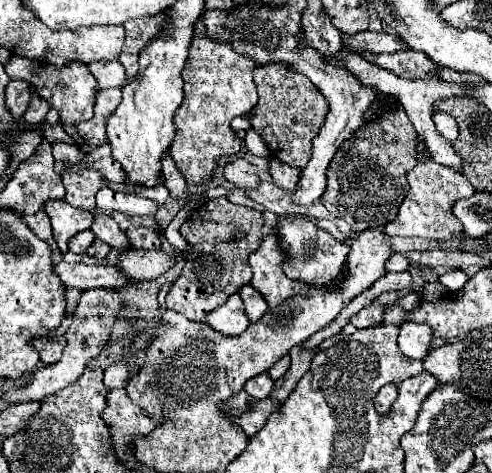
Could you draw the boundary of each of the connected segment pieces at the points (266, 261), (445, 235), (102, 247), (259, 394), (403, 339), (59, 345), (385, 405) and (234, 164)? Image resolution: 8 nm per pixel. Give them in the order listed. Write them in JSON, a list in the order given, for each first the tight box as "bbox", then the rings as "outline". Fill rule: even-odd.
[{"bbox":[250,231,306,307],"outline":[[[270,231],[270,235],[260,243],[258,251],[250,255],[250,267],[252,267],[252,285],[264,295],[268,307],[278,305],[280,301],[294,297],[298,293],[306,291],[306,283],[298,283],[282,271],[282,263],[286,261],[286,253],[282,251],[280,237]]]},{"bbox":[384,159,474,239],"outline":[[[428,159],[428,161],[418,163],[418,167],[414,167],[408,173],[408,183],[410,183],[410,191],[406,193],[400,205],[398,217],[384,227],[386,235],[422,237],[422,239],[450,239],[452,235],[464,235],[462,225],[450,211],[454,201],[474,195],[474,187],[462,173]]]},{"bbox":[86,241,110,261],"outline":[[[94,241],[92,243],[92,247],[86,251],[86,255],[90,255],[90,257],[96,257],[98,261],[104,261],[106,259],[106,255],[108,255],[108,251],[110,251],[110,247],[104,243],[104,241]]]},{"bbox":[244,373,274,399],"outline":[[[260,373],[256,377],[252,377],[250,381],[246,381],[244,385],[244,391],[254,397],[254,399],[266,399],[270,395],[270,389],[272,389],[274,381],[270,379],[268,373]]]},{"bbox":[398,321,432,359],"outline":[[[414,321],[402,323],[398,335],[398,347],[402,353],[406,353],[406,357],[412,359],[426,357],[430,343],[432,343],[432,329],[426,323],[414,323]]]},{"bbox":[30,337,64,365],"outline":[[[64,337],[60,341],[48,341],[48,339],[32,339],[30,345],[38,351],[40,355],[40,361],[44,361],[46,365],[48,363],[54,363],[58,361],[58,357],[62,355],[62,349],[64,349]]]},{"bbox":[374,385,398,413],"outline":[[[384,385],[384,387],[378,391],[378,395],[374,397],[376,411],[378,411],[378,413],[388,413],[390,407],[392,407],[392,403],[396,401],[396,397],[398,397],[396,385]]]},{"bbox":[224,159,258,187],"outline":[[[234,159],[224,167],[224,177],[236,187],[256,187],[258,175],[256,169],[246,159]]]}]

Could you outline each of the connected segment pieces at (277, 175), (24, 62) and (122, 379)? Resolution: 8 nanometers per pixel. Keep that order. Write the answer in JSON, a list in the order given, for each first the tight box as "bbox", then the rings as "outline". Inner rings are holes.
[{"bbox":[270,159,300,191],"outline":[[[272,159],[270,161],[270,175],[278,187],[282,187],[284,191],[294,191],[298,177],[300,177],[300,169],[290,167],[278,159]]]},{"bbox":[4,55,96,143],"outline":[[[12,55],[12,59],[8,61],[8,65],[4,65],[4,69],[10,79],[22,79],[34,85],[38,95],[44,97],[50,103],[50,107],[54,107],[60,113],[64,131],[76,143],[82,143],[82,135],[76,131],[76,123],[86,121],[90,117],[92,107],[94,107],[94,97],[96,97],[96,79],[88,73],[88,67],[84,63],[70,61],[70,65],[56,67],[56,65],[34,61],[34,59],[22,57],[22,55]]]},{"bbox":[104,359,130,389],"outline":[[[120,359],[116,363],[112,363],[106,371],[104,371],[104,385],[106,389],[124,389],[126,383],[130,379],[130,363],[128,359]]]}]

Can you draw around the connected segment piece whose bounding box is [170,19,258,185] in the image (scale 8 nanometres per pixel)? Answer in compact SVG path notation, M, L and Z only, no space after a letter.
M202 19L194 27L194 39L188 53L188 65L182 71L184 77L184 101L176 109L174 125L176 137L170 145L172 159L186 177L188 185L200 185L210 179L220 157L238 153L240 139L230 127L230 121L238 115L246 115L258 103L252 73L256 63L250 57L238 55L226 43L216 43L206 37Z

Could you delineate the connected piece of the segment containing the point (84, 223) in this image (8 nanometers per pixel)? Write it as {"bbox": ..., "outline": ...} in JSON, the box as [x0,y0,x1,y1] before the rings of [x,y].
{"bbox":[44,199,94,253],"outline":[[[50,199],[50,201],[46,201],[44,209],[50,217],[52,235],[54,235],[62,253],[68,251],[68,239],[72,235],[76,235],[78,231],[90,229],[92,219],[94,219],[94,215],[90,211],[76,209],[72,205],[68,205],[64,199],[58,199],[58,201]]]}

